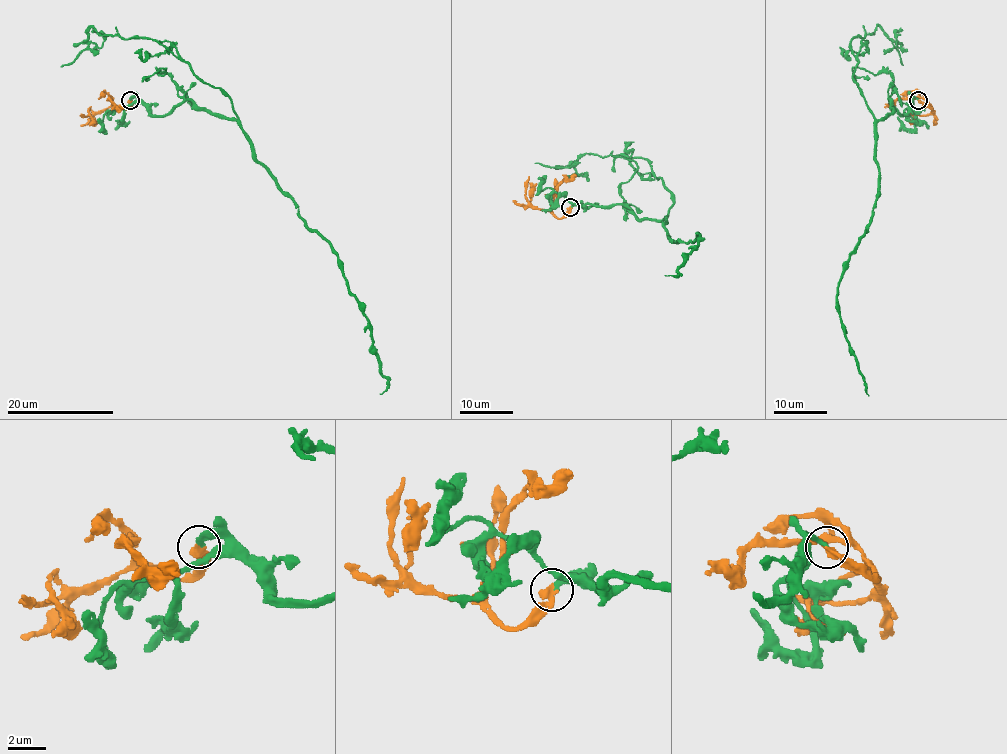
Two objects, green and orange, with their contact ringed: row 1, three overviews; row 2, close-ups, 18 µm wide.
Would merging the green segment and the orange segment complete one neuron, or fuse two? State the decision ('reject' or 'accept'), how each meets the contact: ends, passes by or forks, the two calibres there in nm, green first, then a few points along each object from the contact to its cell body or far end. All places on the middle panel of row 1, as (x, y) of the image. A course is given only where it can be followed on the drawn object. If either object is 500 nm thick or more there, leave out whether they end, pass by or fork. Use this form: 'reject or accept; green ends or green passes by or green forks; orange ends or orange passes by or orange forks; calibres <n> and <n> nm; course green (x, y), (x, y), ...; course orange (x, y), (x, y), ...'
accept; green ends; orange ends; calibres 280 and 420 nm; course green (571, 207), (619, 205), (636, 218), (665, 218), (675, 241), (694, 243), (698, 232), (678, 274), (664, 275); course orange (571, 207), (559, 218), (555, 218), (549, 211), (532, 206), (533, 186), (529, 197)

